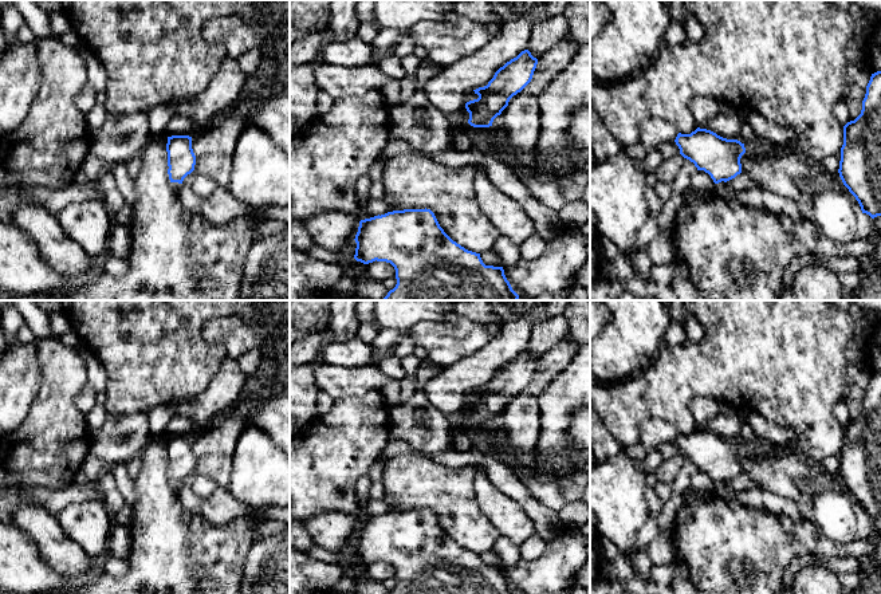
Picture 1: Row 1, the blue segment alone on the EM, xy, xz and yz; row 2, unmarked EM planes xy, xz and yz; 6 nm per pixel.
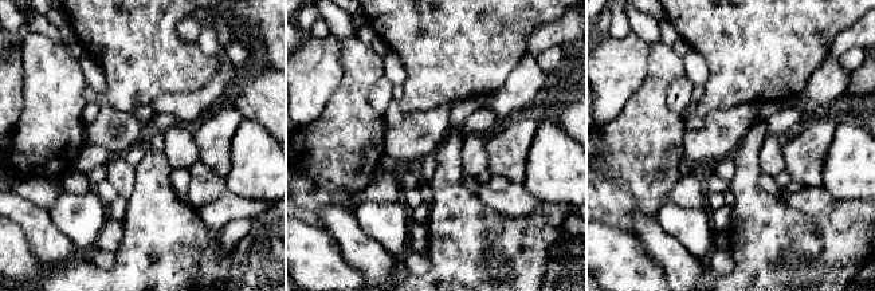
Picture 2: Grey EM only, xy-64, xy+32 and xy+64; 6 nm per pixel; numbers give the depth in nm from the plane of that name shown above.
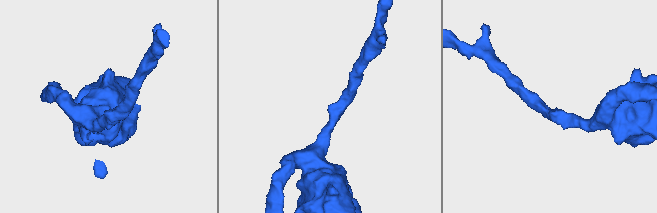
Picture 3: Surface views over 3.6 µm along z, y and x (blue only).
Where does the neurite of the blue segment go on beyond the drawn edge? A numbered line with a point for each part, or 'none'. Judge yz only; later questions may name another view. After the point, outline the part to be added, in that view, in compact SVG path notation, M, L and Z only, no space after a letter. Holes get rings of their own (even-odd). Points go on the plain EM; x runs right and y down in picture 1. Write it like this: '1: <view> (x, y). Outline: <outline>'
none

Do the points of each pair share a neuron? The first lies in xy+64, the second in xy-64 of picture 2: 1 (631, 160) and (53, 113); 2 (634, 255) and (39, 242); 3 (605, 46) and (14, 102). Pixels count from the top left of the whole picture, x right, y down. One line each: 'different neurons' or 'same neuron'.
1: same neuron
2: different neurons
3: same neuron

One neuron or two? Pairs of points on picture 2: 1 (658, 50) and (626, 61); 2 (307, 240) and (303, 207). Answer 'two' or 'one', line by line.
1: two
2: two

